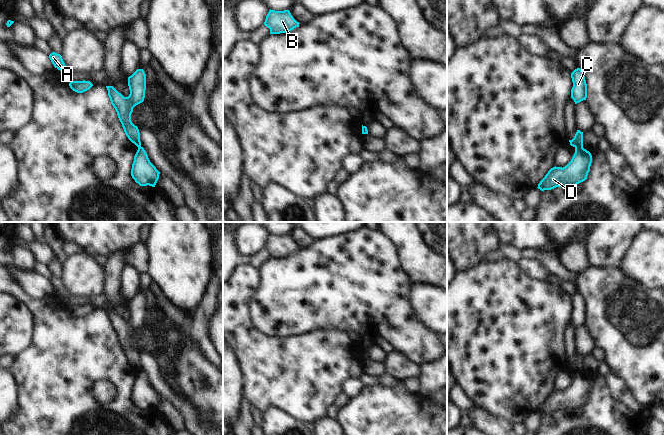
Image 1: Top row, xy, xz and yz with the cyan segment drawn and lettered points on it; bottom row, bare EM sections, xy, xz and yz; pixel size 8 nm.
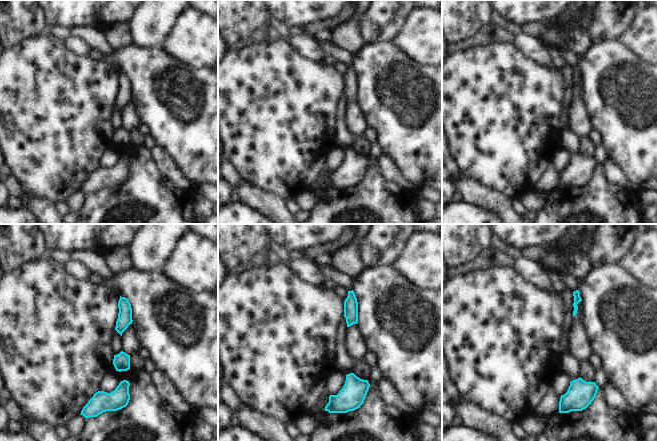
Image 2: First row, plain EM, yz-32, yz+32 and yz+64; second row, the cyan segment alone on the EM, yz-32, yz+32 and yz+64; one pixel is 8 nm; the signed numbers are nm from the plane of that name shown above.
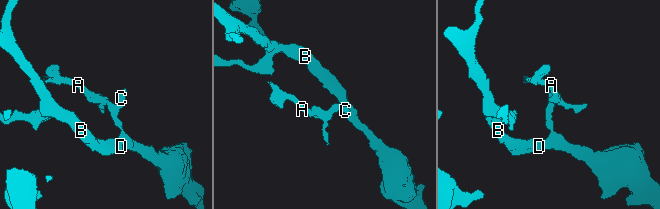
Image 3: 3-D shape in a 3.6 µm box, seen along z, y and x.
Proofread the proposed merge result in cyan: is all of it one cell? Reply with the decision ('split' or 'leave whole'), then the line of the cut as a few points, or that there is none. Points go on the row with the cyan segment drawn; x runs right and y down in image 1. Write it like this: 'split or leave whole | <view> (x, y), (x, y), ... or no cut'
split | yz (575, 146), (582, 147)

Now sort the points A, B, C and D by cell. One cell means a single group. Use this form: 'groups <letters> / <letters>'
groups A C / B D

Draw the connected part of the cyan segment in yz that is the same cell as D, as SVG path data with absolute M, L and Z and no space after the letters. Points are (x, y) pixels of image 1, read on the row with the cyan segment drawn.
M575 147L571 161L563 168L551 168L537 188L544 191L556 187L574 187L587 179L591 163L591 153L583 147Z

